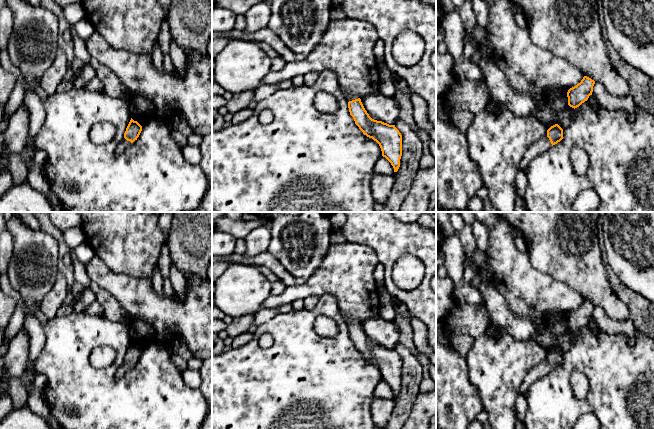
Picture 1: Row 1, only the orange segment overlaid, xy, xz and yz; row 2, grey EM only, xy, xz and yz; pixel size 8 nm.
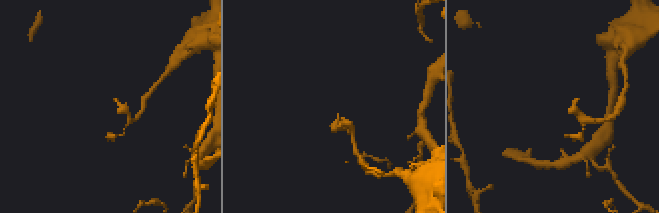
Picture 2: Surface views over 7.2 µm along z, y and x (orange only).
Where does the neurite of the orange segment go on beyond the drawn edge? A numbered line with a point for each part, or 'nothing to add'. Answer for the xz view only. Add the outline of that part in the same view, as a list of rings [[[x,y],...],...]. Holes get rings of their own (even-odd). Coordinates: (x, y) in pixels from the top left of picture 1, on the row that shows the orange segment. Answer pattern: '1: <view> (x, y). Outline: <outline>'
1: xz (348, 96). Outline: [[[344,92],[344,96],[345,96],[345,98],[347,99],[348,102],[352,101],[352,100],[355,100],[355,99],[358,99],[358,97],[356,95],[351,94],[351,93]]]

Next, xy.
1: xy (122, 146). Outline: [[[125,138],[122,142],[120,142],[115,149],[116,154],[123,153],[128,147],[130,147],[132,143],[130,141],[127,141]]]

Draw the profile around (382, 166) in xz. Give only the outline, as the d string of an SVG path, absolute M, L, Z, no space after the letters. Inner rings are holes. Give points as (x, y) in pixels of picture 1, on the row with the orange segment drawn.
M381 156L374 165L374 173L383 175L394 175L394 168L391 163L383 156Z

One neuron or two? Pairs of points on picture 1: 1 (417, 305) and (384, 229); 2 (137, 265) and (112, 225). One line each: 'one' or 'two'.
1: one
2: one

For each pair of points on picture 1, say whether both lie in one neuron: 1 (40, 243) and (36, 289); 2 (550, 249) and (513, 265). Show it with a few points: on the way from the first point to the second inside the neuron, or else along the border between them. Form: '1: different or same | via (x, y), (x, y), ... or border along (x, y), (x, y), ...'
1: same | via (36, 254), (36, 278)
2: different | border along (527, 252), (531, 264), (540, 271), (547, 273)

